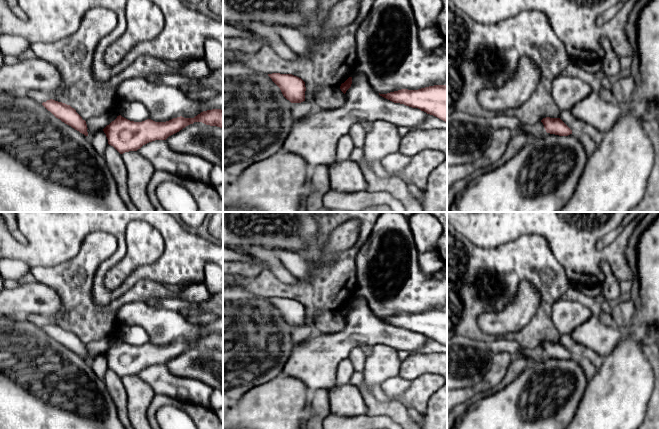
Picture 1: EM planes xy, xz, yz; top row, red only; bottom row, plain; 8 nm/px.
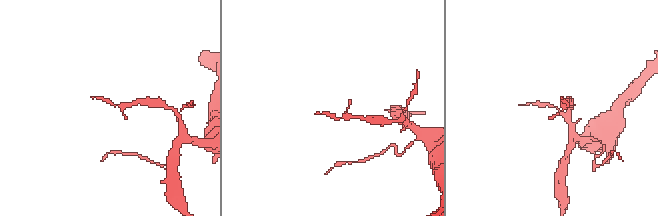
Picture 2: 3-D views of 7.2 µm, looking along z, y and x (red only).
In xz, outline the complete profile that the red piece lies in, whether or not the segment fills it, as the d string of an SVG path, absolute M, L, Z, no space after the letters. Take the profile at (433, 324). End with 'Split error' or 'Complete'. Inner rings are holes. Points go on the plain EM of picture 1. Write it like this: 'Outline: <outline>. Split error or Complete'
Outline: M434 309L418 314L401 313L380 320L412 332L418 332L447 346L447 309Z. Complete

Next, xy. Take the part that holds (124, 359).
Outline: M207 334L194 342L180 340L166 346L155 346L151 343L134 346L119 339L103 355L108 363L108 368L123 378L137 375L143 369L155 364L166 364L169 360L194 346L223 352L223 334Z. Complete

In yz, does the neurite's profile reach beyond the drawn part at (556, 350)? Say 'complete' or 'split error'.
complete

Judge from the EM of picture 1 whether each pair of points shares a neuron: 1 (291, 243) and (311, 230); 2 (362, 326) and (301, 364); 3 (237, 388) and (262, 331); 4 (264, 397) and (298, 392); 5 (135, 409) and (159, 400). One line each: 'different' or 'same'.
1: same
2: same
3: same
4: same
5: different

